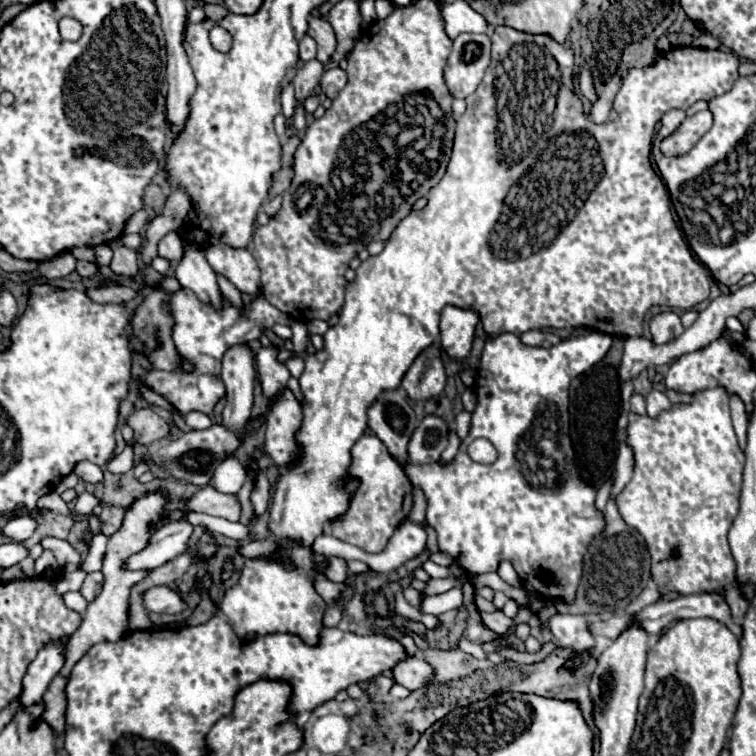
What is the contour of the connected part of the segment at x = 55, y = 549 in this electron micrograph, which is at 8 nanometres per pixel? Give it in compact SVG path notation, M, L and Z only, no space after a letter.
M45 538L41 544L45 550L51 550L55 554L61 572L73 572L79 568L81 554L69 542L59 540L59 538Z

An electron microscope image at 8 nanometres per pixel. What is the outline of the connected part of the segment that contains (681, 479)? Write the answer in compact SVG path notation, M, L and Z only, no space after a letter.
M713 388L691 394L691 402L673 404L657 418L639 416L629 412L629 424L625 428L625 442L633 450L633 478L617 496L617 508L625 524L637 530L651 552L651 580L661 594L675 592L675 588L705 590L701 584L727 584L735 580L735 560L729 550L727 532L739 510L741 472L745 456L739 448L731 412L729 392L725 388Z

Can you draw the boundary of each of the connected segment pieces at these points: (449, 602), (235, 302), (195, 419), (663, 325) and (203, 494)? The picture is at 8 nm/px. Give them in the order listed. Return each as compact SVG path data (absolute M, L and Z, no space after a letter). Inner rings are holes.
M457 586L451 588L449 592L445 592L445 594L425 598L423 604L421 604L421 610L427 612L427 614L441 614L441 612L447 612L447 610L453 610L453 608L459 608L462 605L462 589Z
M219 276L217 280L219 280L219 288L221 288L223 296L229 300L229 304L231 304L233 308L237 308L237 310L245 310L245 304L243 304L241 292L239 292L231 282L227 282L223 276Z
M191 412L191 414L187 414L185 422L187 422L187 426L191 430L205 430L205 428L213 426L211 418L207 414L203 414L203 412Z
M659 312L651 318L649 330L651 330L651 338L655 344L665 344L677 338L683 332L683 326L675 312Z
M213 486L201 488L197 494L185 500L185 508L193 512L205 512L211 516L221 516L231 522L239 520L239 500L235 496L227 496L217 492Z

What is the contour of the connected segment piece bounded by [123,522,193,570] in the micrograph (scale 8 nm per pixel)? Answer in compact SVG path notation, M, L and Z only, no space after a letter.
M173 522L159 528L147 542L147 546L131 554L123 562L123 570L153 570L183 554L193 526L187 522Z

